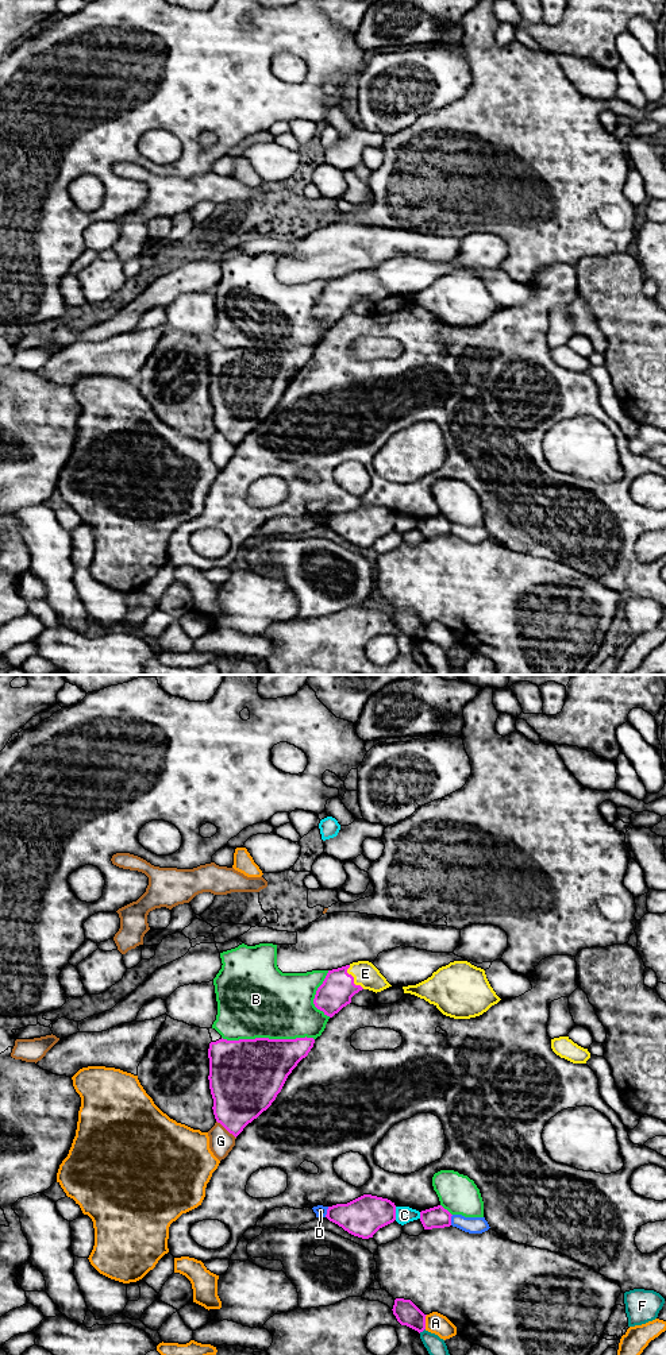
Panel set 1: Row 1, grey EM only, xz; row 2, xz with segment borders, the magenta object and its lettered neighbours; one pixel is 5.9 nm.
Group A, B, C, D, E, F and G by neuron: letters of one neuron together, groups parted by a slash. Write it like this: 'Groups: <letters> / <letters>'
Groups: A / B / C / D / E / F / G

